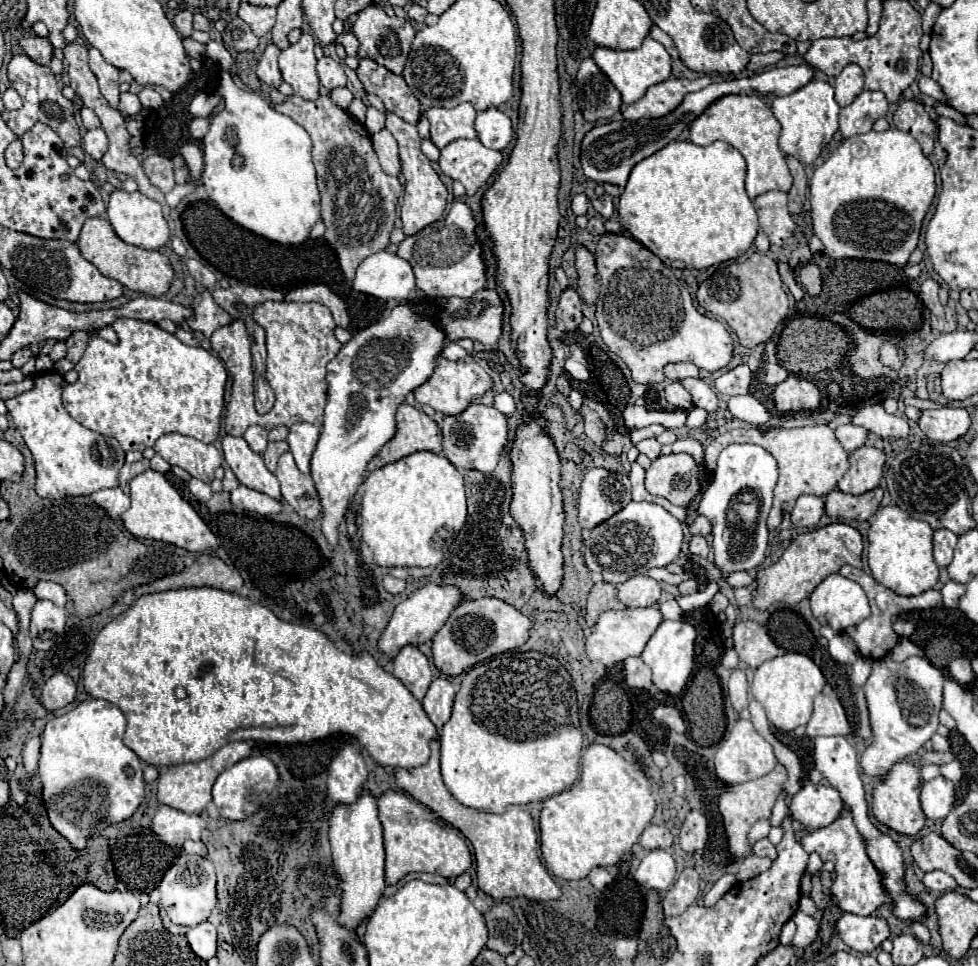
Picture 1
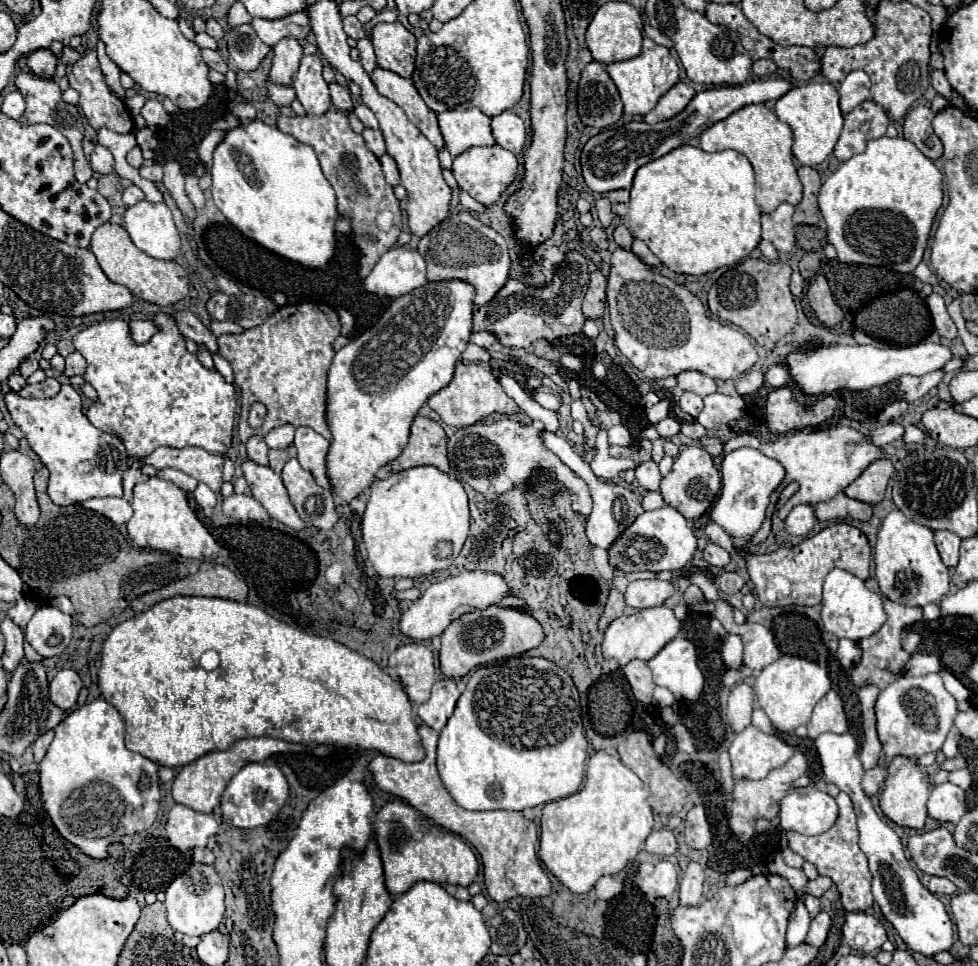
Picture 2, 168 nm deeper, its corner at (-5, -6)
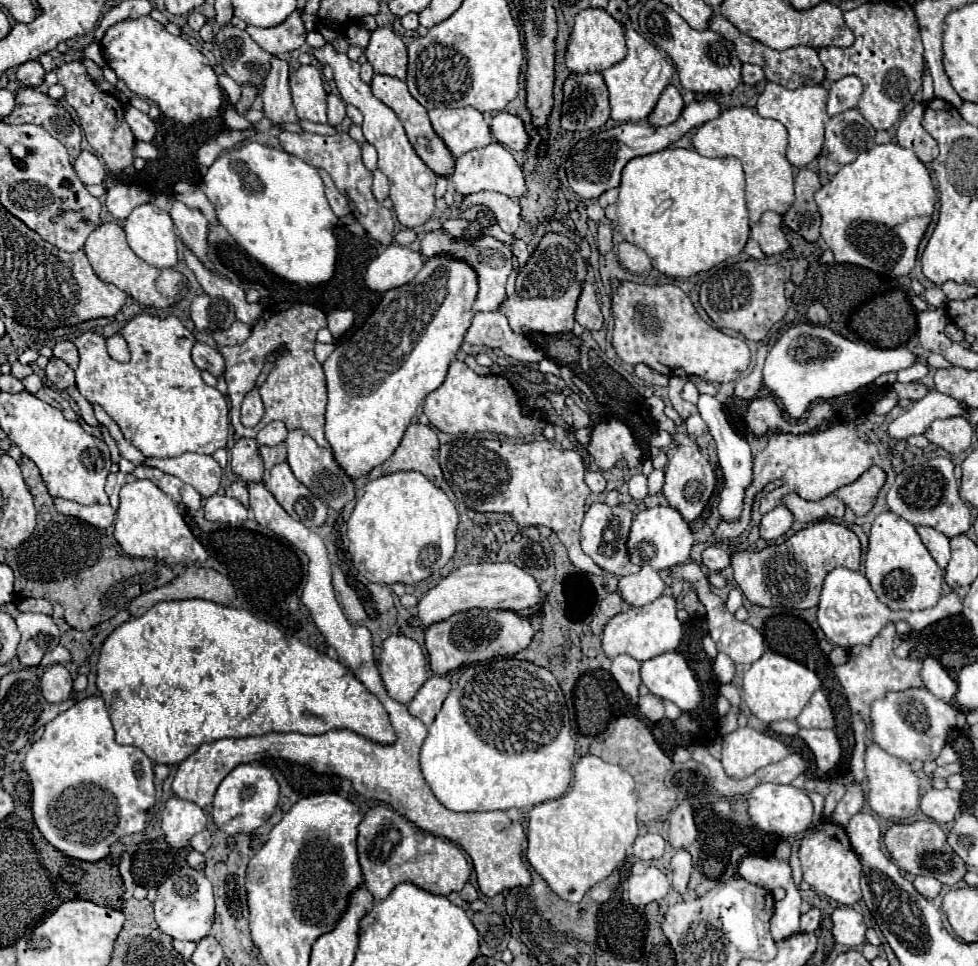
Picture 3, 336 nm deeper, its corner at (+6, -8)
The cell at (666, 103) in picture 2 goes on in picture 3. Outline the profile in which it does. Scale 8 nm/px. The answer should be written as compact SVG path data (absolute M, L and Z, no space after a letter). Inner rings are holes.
M667 86L663 90L663 94L659 96L659 102L653 108L653 112L649 114L647 122L651 126L667 126L667 124L671 124L671 122L675 122L679 118L683 106L685 104L683 104L683 98L677 92L677 88L675 86Z

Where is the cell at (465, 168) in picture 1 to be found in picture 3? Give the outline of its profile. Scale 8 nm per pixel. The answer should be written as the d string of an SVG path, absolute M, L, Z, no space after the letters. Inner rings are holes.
M491 142L485 148L471 150L463 156L455 158L455 168L453 168L451 180L455 184L455 190L463 196L469 196L469 194L475 194L481 190L491 190L491 192L505 194L509 198L519 198L525 192L525 180L523 180L523 172L519 168L519 164L509 154L509 150L497 142Z

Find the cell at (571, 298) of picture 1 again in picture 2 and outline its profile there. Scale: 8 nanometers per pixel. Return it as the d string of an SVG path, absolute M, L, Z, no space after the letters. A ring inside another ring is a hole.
M568 252L558 264L554 278L544 286L530 286L520 280L508 280L506 286L484 306L474 308L474 332L490 330L498 336L500 344L510 348L526 348L530 342L546 338L548 342L580 334L586 318L582 316L582 298L590 282L586 258L580 252Z

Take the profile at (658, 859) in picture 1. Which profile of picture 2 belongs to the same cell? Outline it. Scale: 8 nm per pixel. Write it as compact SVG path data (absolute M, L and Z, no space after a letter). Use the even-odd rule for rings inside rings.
M662 860L656 864L654 872L640 880L638 888L644 892L644 896L652 902L656 898L668 898L678 888L678 870L672 862Z

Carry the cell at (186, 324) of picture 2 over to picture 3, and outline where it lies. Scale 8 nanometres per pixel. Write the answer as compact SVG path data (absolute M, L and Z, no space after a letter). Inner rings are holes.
M195 342L195 346L193 346L193 362L195 362L195 366L199 370L207 370L215 378L219 378L223 374L223 368L225 368L223 356L215 348L211 348L211 346L203 344L203 342Z

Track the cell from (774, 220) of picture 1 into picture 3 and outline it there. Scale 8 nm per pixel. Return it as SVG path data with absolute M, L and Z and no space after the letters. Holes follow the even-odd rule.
M765 212L751 228L751 238L759 242L765 256L773 256L789 248L789 242L781 230L781 216L777 212Z

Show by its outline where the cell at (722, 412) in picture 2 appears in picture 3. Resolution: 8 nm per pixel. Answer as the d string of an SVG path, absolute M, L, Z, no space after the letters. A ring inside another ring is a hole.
M691 416L685 420L685 428L687 428L687 434L689 436L705 436L709 430L707 430L707 424L703 422L701 416Z

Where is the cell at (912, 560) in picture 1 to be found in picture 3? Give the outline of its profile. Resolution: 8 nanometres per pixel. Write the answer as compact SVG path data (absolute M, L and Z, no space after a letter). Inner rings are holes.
M883 512L873 520L865 556L865 576L877 598L891 610L925 610L935 606L941 596L943 570L931 558L915 526L893 512Z

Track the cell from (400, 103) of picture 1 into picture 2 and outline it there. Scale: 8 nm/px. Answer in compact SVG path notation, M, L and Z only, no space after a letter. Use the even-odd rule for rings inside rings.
M376 68L372 72L372 82L376 84L376 88L378 88L378 92L382 96L390 98L392 102L396 102L406 112L410 122L414 122L418 126L418 130L438 150L444 148L444 138L440 134L436 114L420 98L420 94L414 88L414 82L410 78L402 78L396 72L390 72L390 70L384 70L384 68Z

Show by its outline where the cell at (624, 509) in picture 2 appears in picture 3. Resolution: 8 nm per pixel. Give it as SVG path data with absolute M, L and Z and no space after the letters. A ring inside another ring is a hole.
M593 502L587 508L585 520L583 520L583 526L581 526L581 548L583 548L583 552L589 554L597 566L601 566L605 572L615 574L617 578L635 574L639 570L639 566L629 562L627 548L625 548L627 534L629 534L629 528L631 528L631 520L633 520L633 514L623 504L609 506L605 502Z

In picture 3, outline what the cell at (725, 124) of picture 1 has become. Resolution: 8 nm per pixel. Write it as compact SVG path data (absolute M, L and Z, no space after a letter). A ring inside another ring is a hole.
M745 106L729 108L719 118L705 122L697 128L693 136L693 146L701 156L735 156L741 160L747 178L747 210L751 224L755 224L767 210L785 214L791 208L795 200L793 166L785 158L787 130L781 122L765 120L755 110L749 110Z

